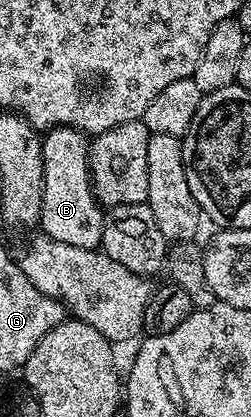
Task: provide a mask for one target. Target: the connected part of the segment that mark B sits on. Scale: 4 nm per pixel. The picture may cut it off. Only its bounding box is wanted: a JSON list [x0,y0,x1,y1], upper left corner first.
[39,128,105,249]

